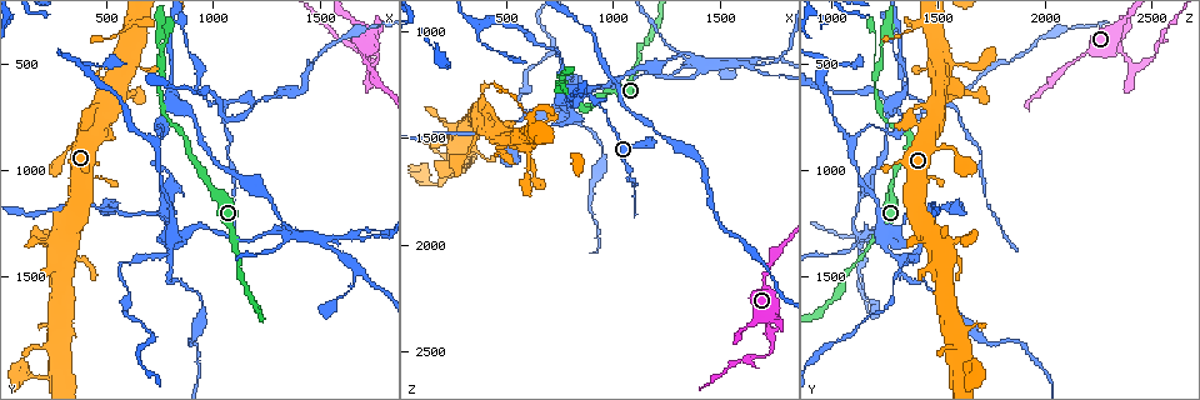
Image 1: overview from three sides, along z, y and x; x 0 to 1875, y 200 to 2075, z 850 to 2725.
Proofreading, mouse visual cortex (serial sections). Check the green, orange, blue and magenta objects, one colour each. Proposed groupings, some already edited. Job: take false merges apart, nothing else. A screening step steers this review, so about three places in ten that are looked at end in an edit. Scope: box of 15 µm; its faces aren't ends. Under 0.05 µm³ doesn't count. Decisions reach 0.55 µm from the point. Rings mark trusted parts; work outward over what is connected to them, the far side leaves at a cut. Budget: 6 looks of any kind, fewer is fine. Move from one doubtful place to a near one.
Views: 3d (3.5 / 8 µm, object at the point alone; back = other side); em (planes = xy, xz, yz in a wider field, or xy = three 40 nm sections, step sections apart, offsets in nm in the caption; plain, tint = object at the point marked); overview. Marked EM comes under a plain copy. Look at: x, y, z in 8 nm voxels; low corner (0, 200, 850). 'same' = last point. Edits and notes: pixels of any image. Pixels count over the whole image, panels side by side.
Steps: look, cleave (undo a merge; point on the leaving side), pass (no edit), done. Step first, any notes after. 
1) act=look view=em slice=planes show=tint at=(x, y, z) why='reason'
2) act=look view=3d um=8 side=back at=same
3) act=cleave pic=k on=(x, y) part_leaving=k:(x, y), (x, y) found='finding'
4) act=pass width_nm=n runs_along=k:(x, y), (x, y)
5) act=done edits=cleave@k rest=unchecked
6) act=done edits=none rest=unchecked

act=look view=3d um=8 at=(760, 510, 1220) why='two arms at a narrow angle'

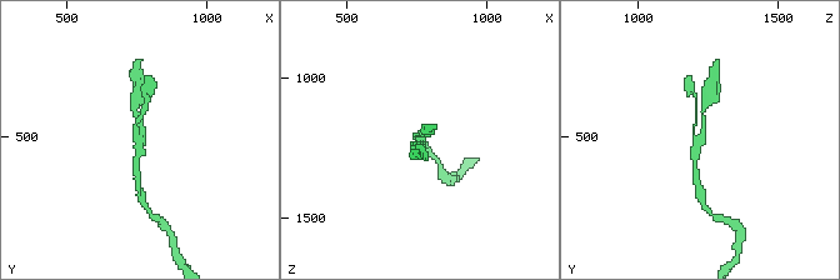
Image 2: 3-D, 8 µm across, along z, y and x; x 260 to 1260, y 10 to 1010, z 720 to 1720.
act=look view=3d um=3.5 at=(760, 510, 1210) why='zoom in'

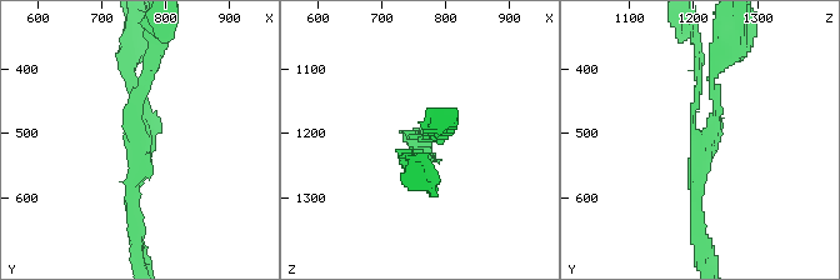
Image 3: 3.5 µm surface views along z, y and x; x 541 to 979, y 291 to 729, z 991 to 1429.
act=look view=em slice=xy step=2 show=tint at=(760, 510, 1220) why='shape alone is not enough'

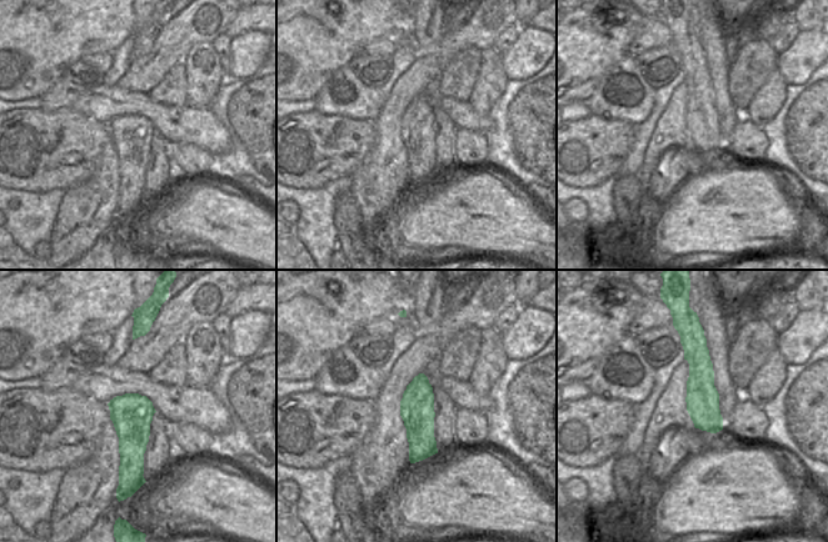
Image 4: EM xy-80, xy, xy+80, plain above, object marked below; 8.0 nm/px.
act=pass arm_widths_nm=150,150,150 runs_along=3:(695, 220), (718, 63) found='continuous, no second cell'

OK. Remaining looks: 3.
act=look view=3d um=8 at=(540, 540, 1510)

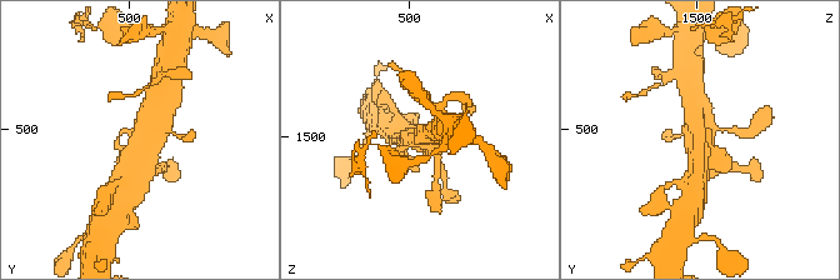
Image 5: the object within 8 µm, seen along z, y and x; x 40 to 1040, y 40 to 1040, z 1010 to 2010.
act=look view=em slice=xy step=2 show=tint at=(530, 530, 1520) why='shape alone is not enough'

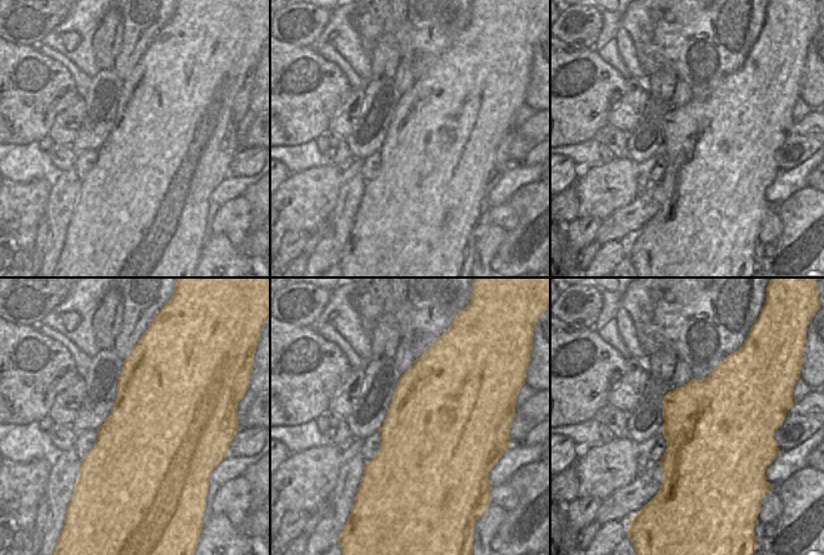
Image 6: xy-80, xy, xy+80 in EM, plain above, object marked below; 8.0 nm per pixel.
act=pass runs_along=5:(131, 178), (160, 113) found='all the same cell'

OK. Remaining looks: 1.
act=done edits=none rest=unchecked

